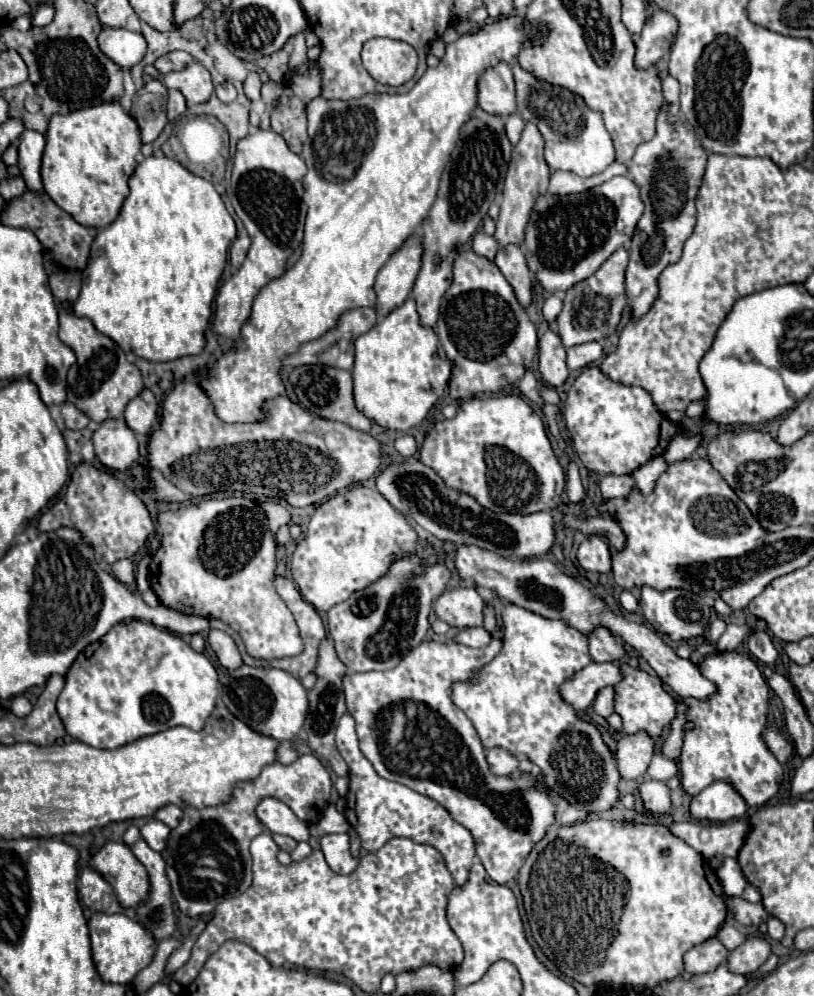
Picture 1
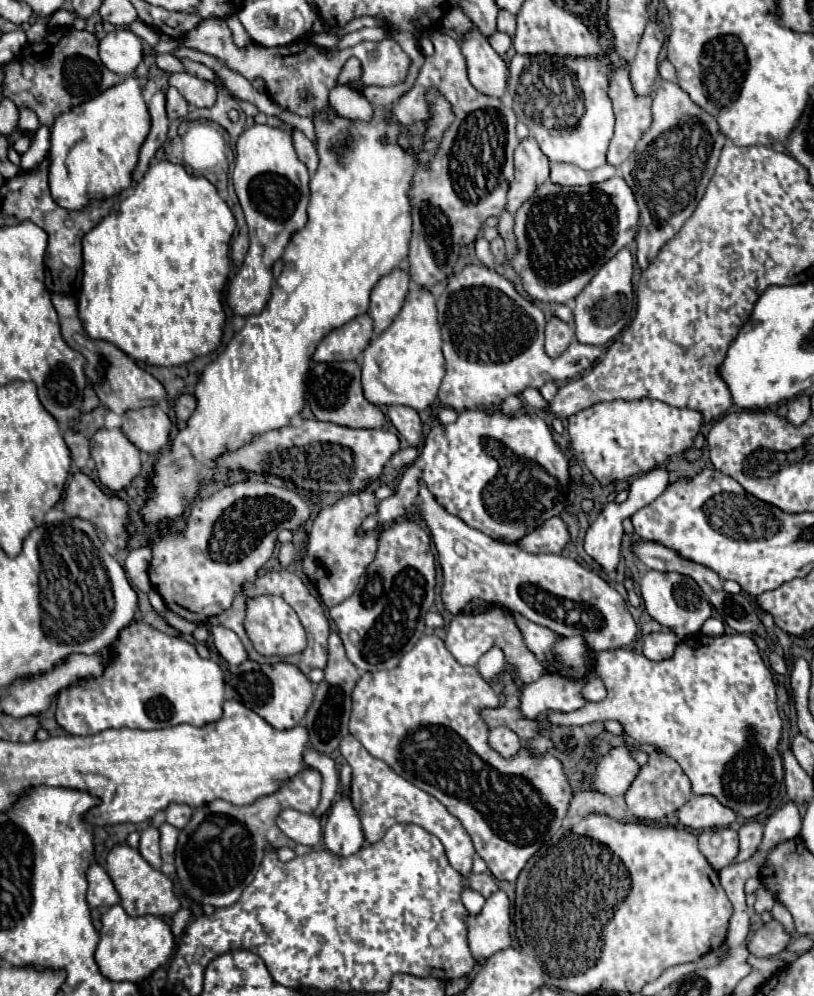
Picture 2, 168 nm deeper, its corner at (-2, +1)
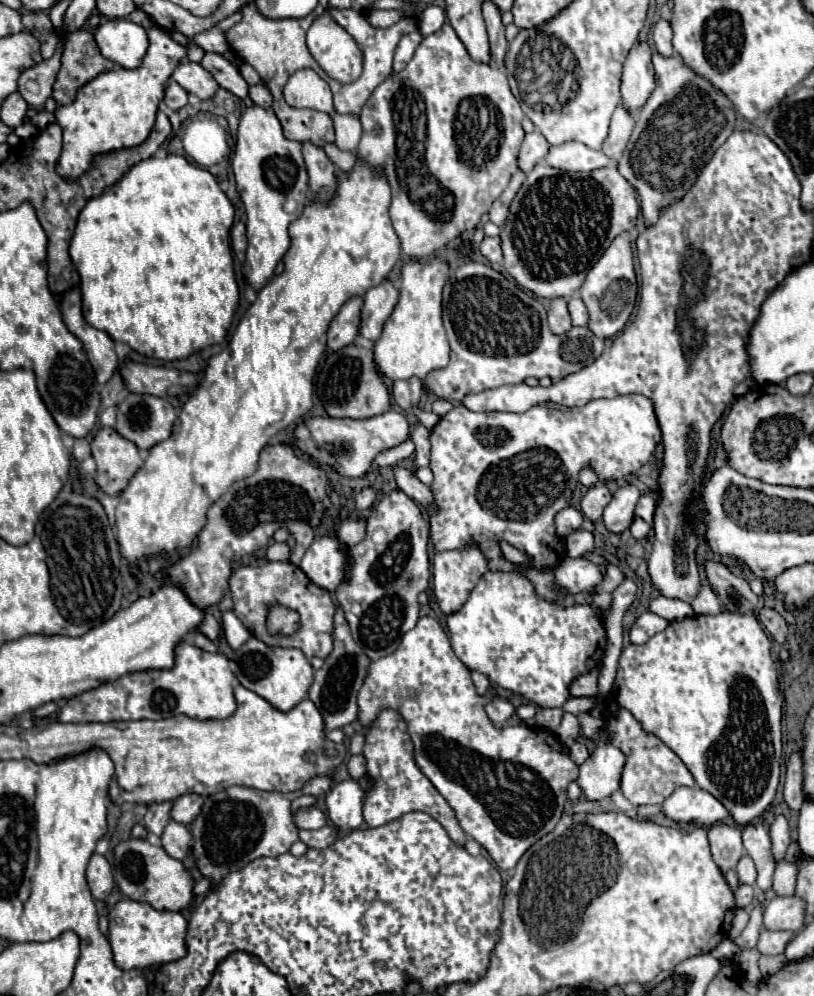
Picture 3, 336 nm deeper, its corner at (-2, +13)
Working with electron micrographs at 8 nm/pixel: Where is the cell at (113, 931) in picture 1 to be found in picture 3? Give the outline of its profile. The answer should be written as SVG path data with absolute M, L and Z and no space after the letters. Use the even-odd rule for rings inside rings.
M122 899L110 911L108 921L110 921L108 941L112 945L116 965L122 969L146 969L152 965L178 961L186 955L188 921L182 913L156 911L148 903Z

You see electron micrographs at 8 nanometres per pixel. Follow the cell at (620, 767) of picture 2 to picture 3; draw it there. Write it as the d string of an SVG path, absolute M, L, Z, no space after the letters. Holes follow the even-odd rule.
M598 745L594 753L580 765L578 785L588 801L600 801L620 789L624 753L614 745Z

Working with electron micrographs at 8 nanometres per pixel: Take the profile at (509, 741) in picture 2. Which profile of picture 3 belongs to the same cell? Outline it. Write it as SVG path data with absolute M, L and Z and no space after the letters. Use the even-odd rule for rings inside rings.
M492 697L486 703L486 713L488 713L492 723L504 725L514 715L514 705L508 699L504 699L504 697Z

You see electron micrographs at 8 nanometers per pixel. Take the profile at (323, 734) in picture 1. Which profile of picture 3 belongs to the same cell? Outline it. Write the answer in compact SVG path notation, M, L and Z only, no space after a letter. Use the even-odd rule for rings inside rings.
M338 605L336 617L334 617L334 651L324 659L324 667L314 673L314 683L310 685L310 691L308 691L308 699L312 699L316 707L320 709L326 729L338 729L338 727L344 727L356 721L358 717L356 697L358 697L358 689L362 687L366 679L368 667L370 667L370 659L354 643L344 611Z

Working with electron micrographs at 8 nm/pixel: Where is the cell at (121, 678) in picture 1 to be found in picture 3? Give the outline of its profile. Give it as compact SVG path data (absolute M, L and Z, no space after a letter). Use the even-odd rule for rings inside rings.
M192 643L176 647L176 663L164 671L140 671L124 675L112 683L102 683L62 705L58 711L60 723L110 723L138 719L168 719L188 715L194 719L226 719L236 711L232 693L230 661L222 653L206 653Z

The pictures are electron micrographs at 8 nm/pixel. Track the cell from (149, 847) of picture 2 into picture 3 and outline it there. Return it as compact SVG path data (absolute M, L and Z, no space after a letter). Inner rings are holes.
M162 801L162 803L152 803L148 807L148 813L144 815L144 823L146 829L154 835L160 835L166 827L166 823L170 821L170 809L172 809L172 801Z

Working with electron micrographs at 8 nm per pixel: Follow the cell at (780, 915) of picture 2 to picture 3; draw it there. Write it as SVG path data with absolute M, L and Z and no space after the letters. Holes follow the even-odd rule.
M778 863L774 873L774 893L776 895L794 895L796 889L796 877L798 877L798 865L796 863Z

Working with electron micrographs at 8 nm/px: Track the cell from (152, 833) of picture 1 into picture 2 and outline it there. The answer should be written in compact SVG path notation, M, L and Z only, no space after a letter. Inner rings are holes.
M162 823L158 827L160 831L160 849L162 849L162 861L164 863L172 863L174 861L174 847L176 847L176 839L178 839L178 829L174 829L168 823Z

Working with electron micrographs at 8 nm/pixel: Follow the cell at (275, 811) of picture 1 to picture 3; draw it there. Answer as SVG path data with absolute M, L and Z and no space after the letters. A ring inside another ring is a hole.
M306 807L306 809L300 809L294 817L296 825L300 829L322 829L324 825L328 825L328 819L326 815L318 809L318 807Z

